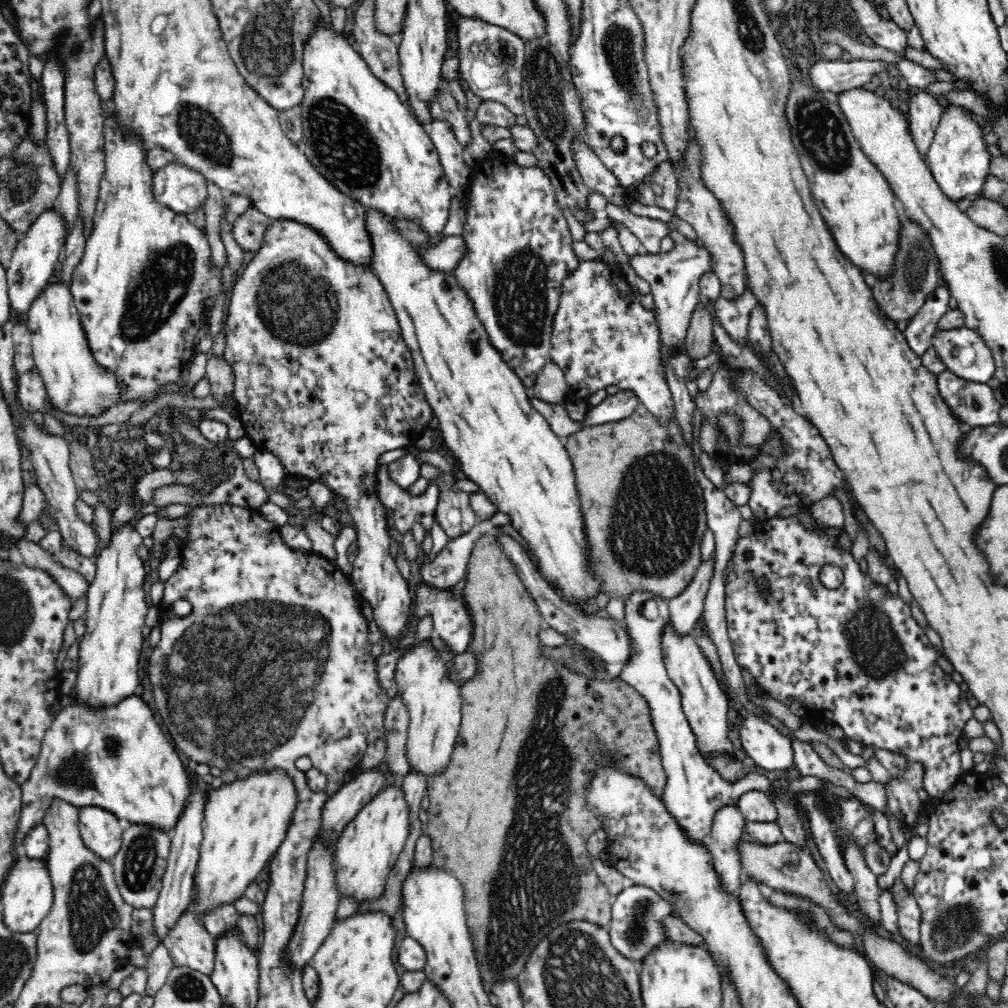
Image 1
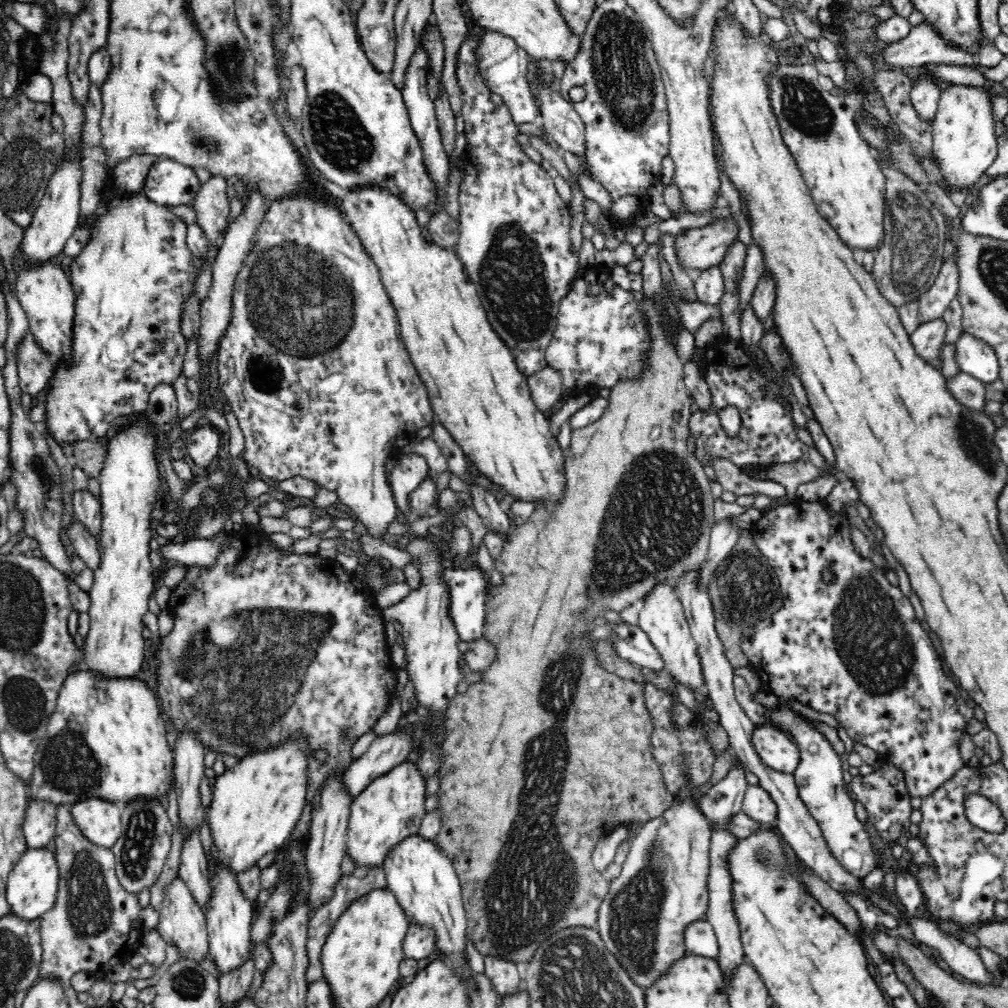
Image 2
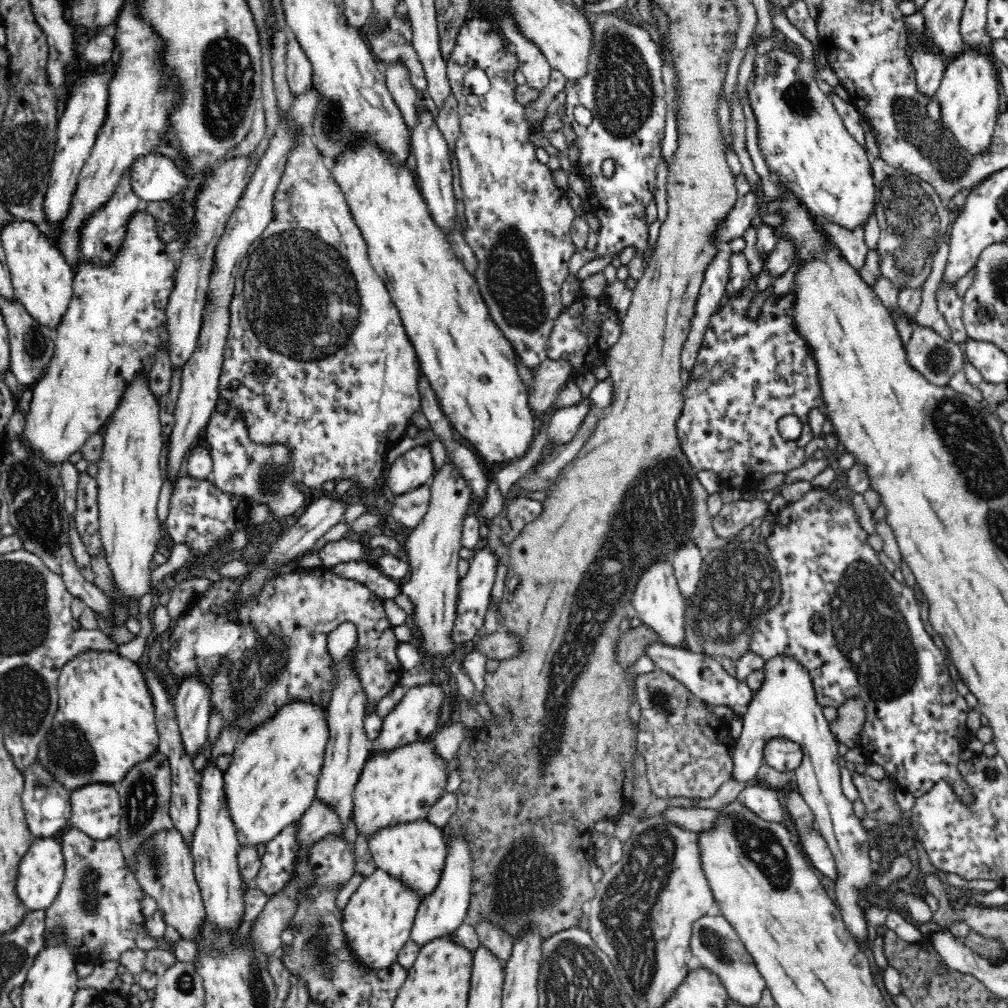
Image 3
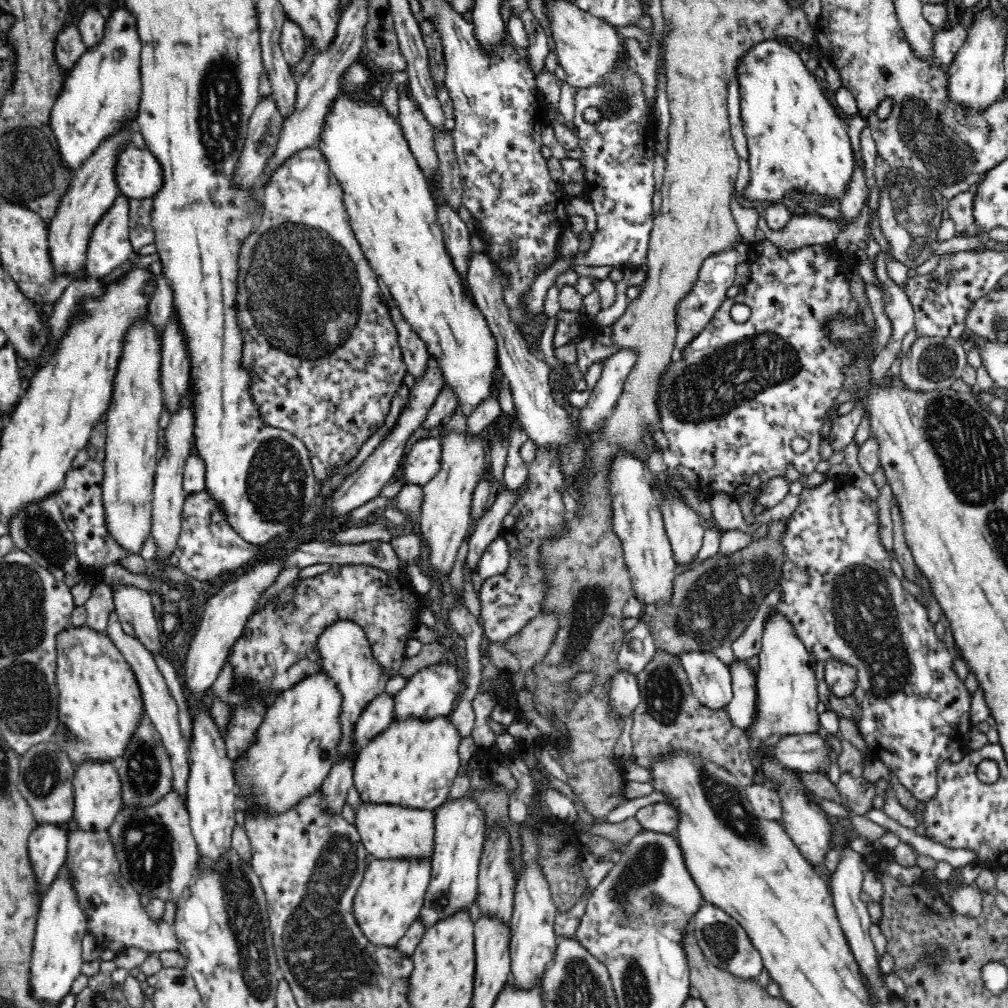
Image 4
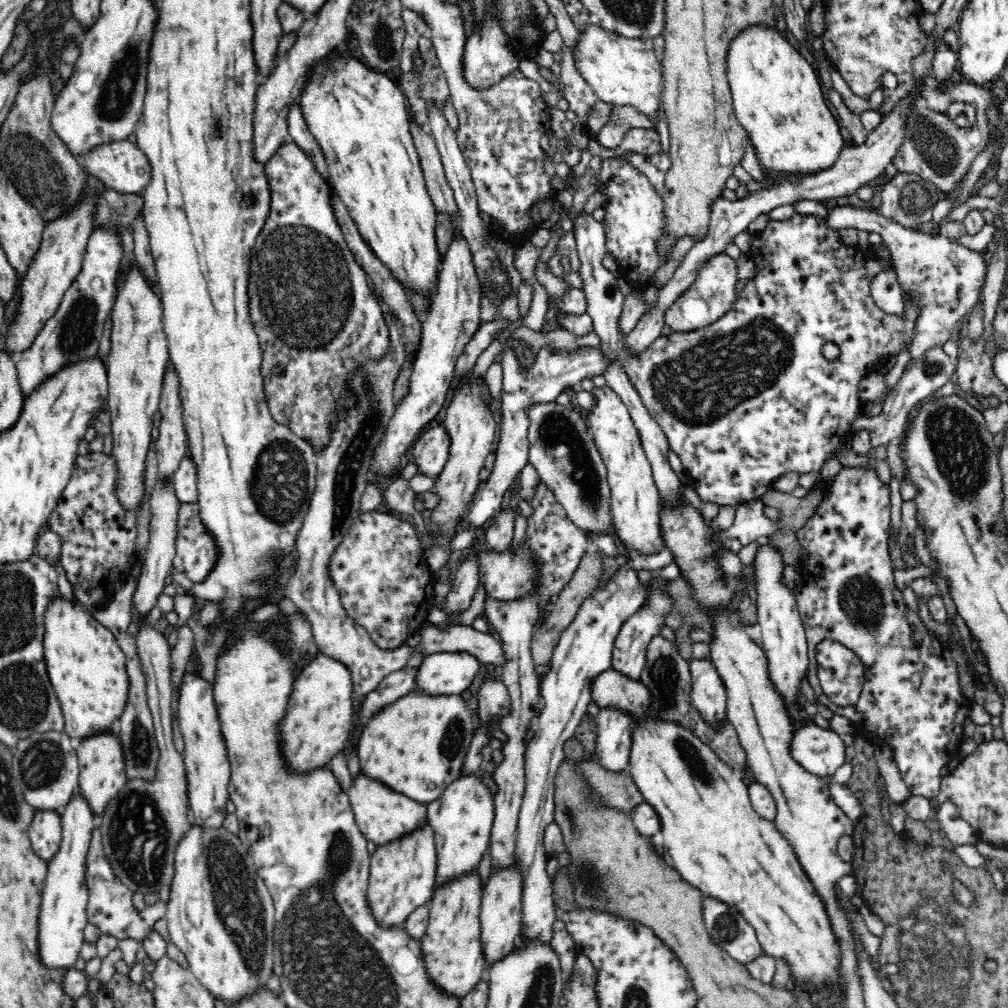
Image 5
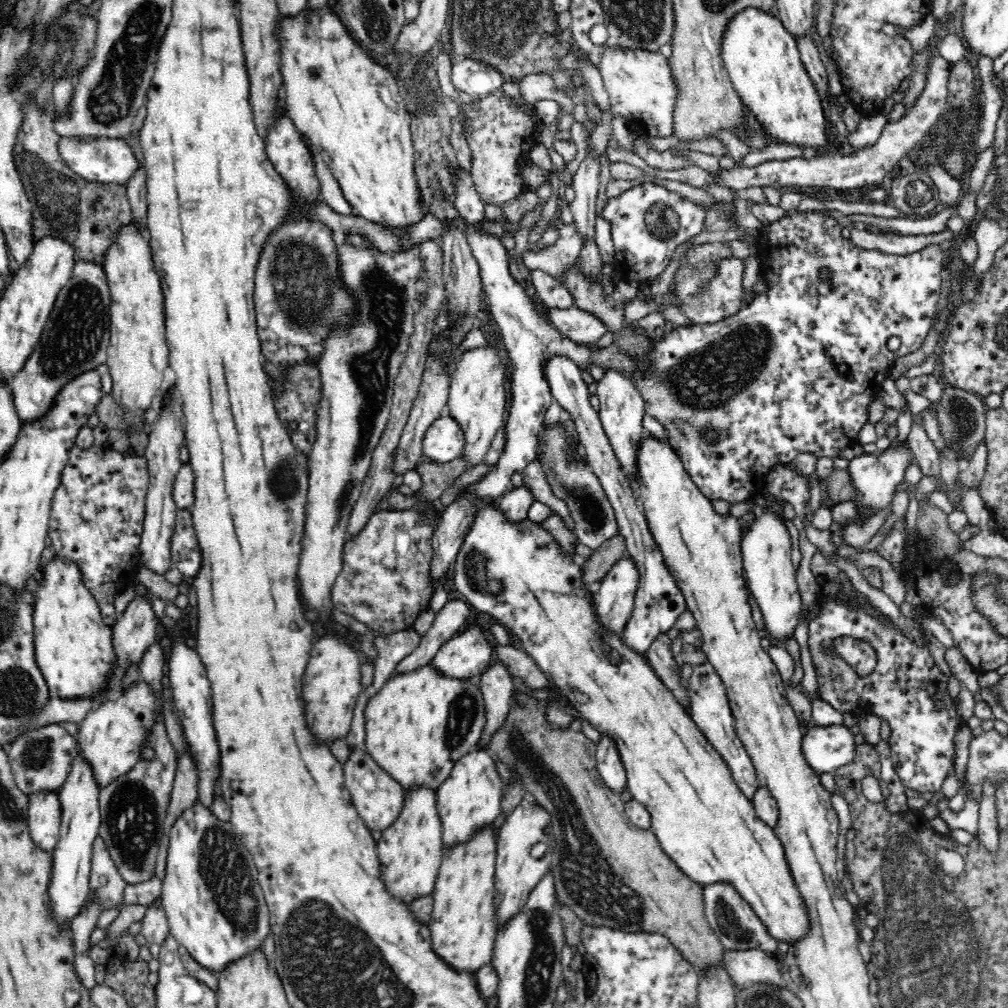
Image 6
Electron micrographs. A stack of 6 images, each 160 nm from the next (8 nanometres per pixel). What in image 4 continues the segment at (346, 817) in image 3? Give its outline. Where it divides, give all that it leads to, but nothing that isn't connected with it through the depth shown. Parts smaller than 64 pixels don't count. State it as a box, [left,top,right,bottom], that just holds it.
[317,620,388,766]

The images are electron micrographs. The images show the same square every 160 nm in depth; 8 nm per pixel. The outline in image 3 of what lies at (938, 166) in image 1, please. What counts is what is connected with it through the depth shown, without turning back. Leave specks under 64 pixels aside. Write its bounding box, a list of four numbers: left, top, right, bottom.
[935,49,1003,155]

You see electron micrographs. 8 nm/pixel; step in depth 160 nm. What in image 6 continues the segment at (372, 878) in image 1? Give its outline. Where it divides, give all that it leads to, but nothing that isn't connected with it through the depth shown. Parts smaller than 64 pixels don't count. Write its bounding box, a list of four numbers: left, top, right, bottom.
[365,660,487,791]

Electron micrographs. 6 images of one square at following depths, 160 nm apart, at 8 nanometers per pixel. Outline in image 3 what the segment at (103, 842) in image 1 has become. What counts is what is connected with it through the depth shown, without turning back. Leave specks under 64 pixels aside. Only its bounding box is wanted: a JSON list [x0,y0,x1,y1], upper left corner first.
[69,782,121,840]

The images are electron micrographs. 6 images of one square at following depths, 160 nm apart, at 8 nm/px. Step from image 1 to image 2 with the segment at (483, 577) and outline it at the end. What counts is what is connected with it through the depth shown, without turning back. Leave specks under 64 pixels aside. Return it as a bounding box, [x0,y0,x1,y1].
[433,299,714,963]

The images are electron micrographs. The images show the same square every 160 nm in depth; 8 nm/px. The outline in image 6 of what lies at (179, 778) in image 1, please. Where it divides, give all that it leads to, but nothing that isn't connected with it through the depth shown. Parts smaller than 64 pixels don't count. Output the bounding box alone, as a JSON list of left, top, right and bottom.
[31,555,114,702]

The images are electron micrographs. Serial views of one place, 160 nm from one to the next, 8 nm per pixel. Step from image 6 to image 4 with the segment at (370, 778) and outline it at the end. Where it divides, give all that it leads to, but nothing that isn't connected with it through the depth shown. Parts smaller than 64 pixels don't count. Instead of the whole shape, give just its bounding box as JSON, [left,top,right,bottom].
[355,802,435,861]

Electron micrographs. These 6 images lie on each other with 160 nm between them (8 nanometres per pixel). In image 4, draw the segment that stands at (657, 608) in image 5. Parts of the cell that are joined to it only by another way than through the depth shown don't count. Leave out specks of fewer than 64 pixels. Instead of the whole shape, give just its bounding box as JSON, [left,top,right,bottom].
[609,672,640,716]

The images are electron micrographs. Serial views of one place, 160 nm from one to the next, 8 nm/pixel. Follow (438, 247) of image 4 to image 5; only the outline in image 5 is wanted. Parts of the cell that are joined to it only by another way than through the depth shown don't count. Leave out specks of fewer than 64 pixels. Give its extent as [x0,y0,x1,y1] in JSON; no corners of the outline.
[301,58,442,309]

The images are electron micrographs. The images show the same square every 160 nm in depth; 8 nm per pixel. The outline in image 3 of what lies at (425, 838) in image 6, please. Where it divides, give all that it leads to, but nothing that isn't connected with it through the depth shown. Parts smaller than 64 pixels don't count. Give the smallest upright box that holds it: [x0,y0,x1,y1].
[343,869,420,969]

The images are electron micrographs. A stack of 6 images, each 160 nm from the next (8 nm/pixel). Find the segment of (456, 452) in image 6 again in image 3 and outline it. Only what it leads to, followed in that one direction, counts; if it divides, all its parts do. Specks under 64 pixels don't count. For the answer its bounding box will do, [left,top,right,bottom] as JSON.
[387,445,434,494]

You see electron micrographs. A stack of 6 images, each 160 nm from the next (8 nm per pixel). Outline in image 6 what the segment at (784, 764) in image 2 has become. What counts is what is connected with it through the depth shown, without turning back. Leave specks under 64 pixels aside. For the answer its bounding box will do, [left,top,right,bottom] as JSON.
[803,725,856,773]

